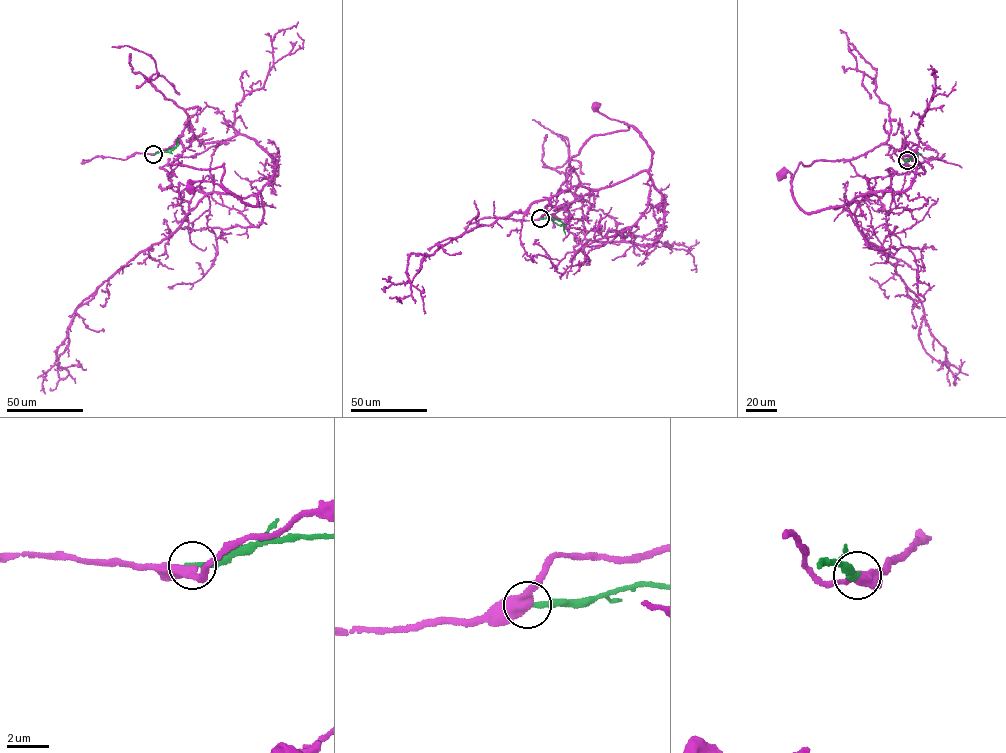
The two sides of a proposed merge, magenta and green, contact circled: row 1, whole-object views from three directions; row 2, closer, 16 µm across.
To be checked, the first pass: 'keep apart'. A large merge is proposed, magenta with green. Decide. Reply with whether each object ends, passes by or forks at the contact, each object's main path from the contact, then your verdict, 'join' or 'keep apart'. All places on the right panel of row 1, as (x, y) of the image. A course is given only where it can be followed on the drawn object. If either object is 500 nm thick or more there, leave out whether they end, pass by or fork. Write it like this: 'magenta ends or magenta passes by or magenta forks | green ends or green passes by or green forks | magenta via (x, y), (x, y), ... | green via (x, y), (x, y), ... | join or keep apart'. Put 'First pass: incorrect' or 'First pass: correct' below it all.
magenta passes by | green ends | magenta via (907, 160), (881, 143), (848, 160), (801, 163), (791, 187), (791, 173), (781, 175) | green via (907, 160), (921, 154) | keep apart
First pass: correct

